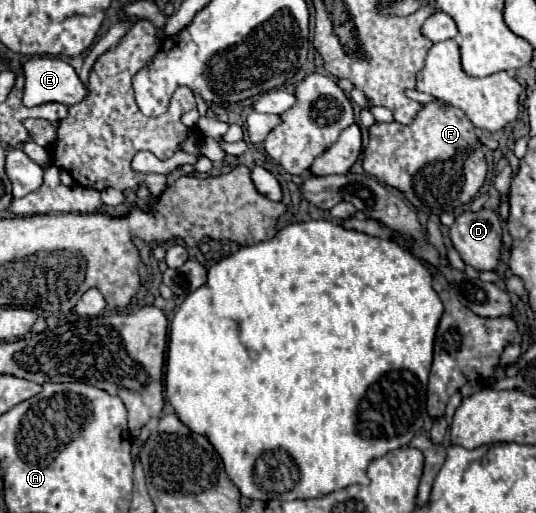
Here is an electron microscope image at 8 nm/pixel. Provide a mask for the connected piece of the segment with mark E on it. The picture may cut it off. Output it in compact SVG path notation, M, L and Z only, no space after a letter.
M33 57L21 65L21 71L25 75L25 107L37 107L43 103L63 103L71 107L87 93L75 69L63 59Z

